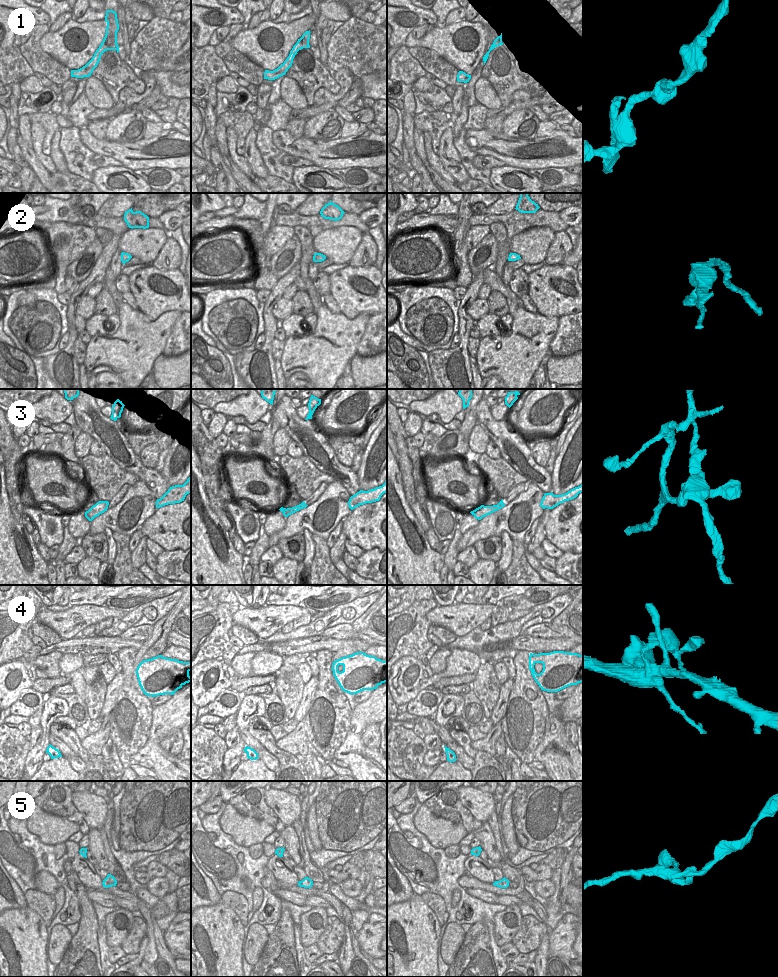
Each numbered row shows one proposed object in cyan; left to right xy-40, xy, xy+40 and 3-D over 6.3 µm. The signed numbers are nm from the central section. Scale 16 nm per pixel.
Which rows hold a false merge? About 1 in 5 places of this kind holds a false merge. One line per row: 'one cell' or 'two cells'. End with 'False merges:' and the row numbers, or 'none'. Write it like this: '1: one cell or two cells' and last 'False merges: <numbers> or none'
1: one cell
2: one cell
3: two cells
4: one cell
5: one cell
False merges: 3

